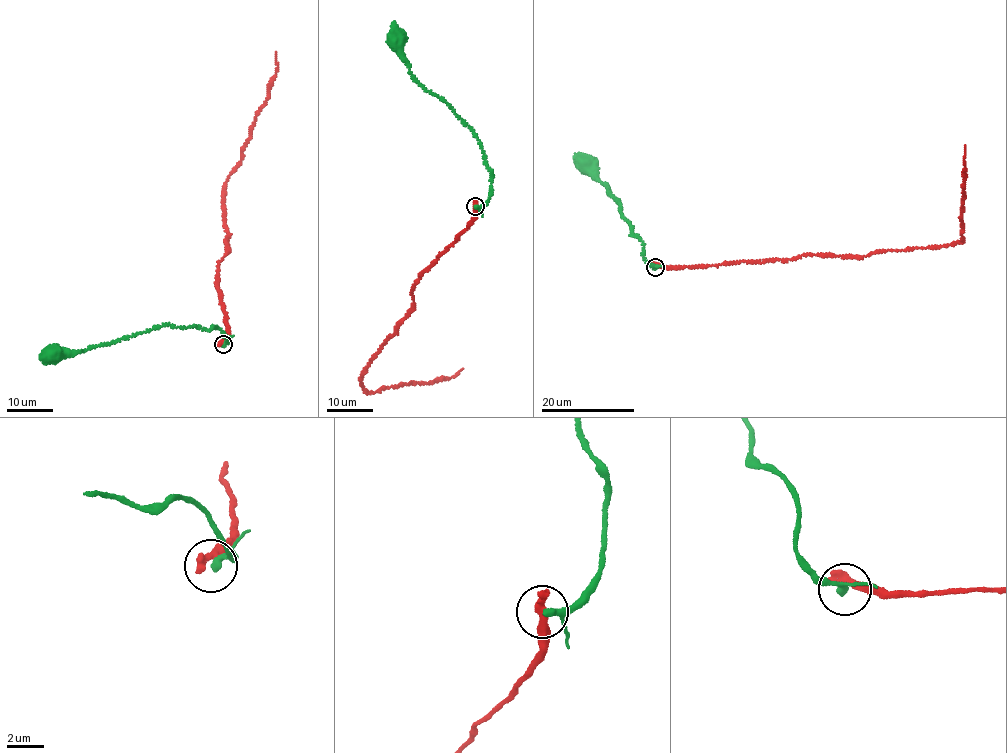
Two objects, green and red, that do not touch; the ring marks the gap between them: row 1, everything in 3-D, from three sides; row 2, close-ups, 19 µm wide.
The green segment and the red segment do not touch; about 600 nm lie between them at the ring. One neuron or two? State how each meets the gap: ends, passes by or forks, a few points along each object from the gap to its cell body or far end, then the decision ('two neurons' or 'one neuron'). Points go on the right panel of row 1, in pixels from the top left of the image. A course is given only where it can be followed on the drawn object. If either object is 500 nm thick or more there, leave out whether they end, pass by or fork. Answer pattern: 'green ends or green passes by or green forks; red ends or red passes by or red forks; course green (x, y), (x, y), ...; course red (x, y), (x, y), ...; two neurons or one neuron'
green ends; red passes by; course green (655, 267), (647, 263), (641, 243), (623, 218), (620, 205), (605, 185), (587, 173), (584, 163); course red (656, 265), (669, 269), (791, 261), (814, 254), (859, 257), (881, 251), (951, 245), (963, 239), (966, 146); two neurons

